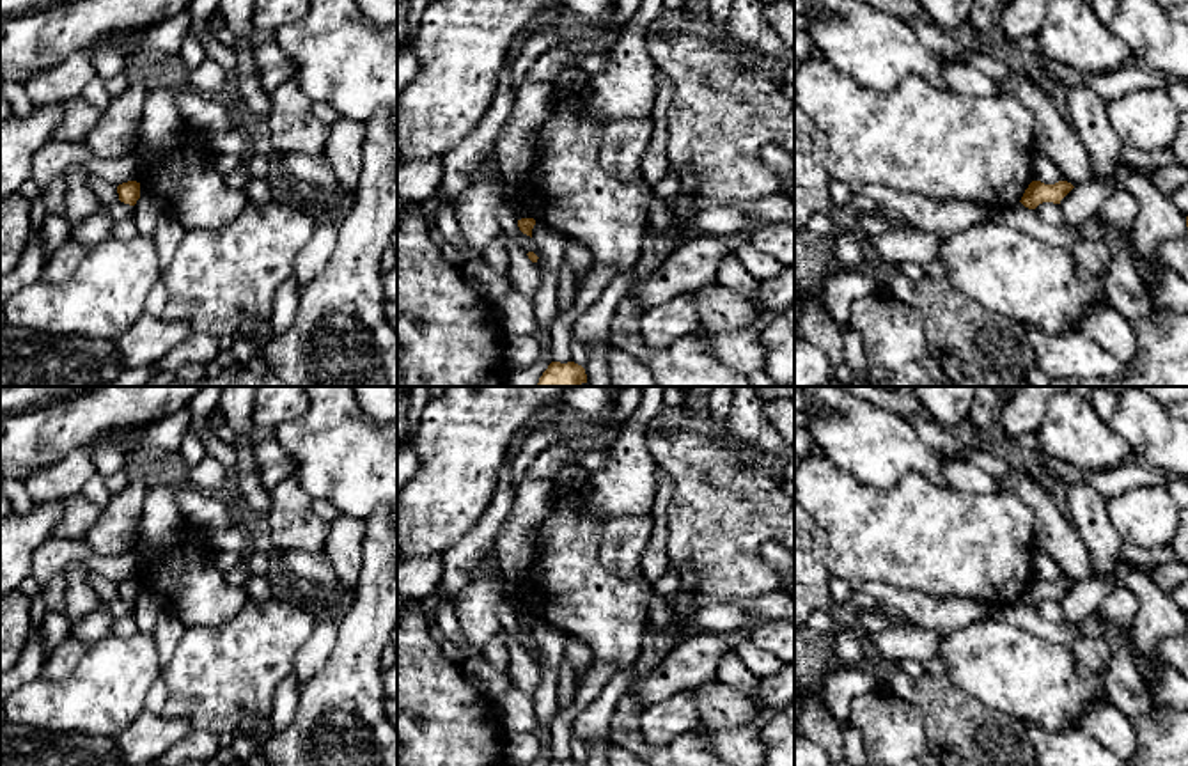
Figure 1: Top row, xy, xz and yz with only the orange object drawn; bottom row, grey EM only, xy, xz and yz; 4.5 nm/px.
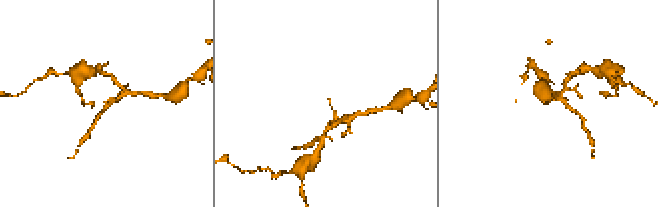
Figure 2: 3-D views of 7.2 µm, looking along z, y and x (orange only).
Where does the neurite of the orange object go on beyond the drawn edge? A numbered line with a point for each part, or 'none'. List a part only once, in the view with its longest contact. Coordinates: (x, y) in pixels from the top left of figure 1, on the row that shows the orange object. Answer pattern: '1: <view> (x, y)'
none

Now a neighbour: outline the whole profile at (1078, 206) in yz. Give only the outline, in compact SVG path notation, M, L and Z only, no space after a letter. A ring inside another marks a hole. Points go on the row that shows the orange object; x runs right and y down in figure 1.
M1114 176L1098 181L1089 177L1087 181L1076 184L1062 200L1060 209L1067 229L1078 229L1096 215L1096 207L1112 197L1121 186Z

